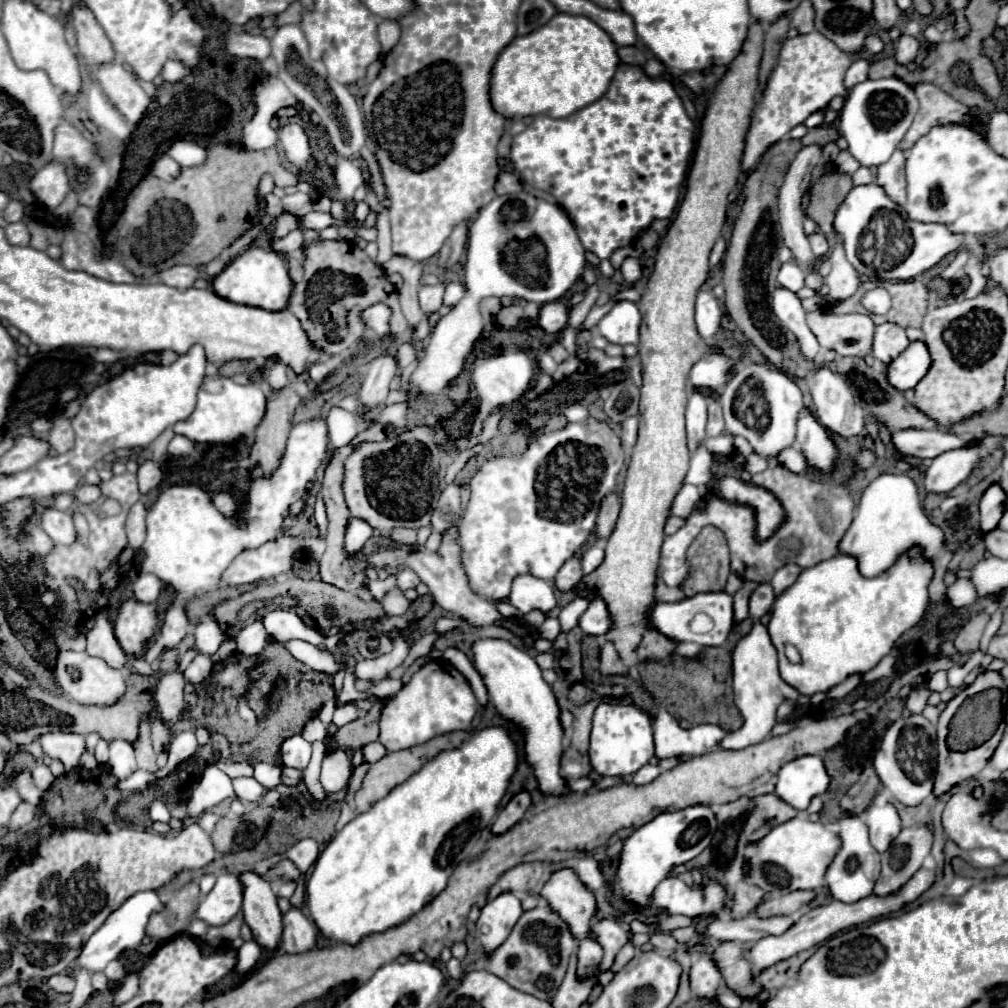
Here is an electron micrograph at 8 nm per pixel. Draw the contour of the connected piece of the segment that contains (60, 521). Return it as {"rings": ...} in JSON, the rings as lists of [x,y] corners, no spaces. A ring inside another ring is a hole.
{"rings":[[[53,506],[43,508],[41,512],[41,528],[49,534],[55,544],[71,544],[77,538],[77,530],[73,526],[73,518],[69,512],[61,512]]]}

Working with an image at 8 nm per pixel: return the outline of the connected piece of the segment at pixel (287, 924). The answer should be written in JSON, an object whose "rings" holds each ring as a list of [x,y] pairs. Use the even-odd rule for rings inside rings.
{"rings":[[[291,906],[283,914],[283,934],[281,948],[287,954],[299,954],[313,950],[317,942],[317,926],[309,916],[303,914],[299,906]]]}

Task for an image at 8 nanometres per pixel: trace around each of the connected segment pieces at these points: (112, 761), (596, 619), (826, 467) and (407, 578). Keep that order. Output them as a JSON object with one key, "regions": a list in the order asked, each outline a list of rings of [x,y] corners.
{"regions":[[[[111,740],[109,742],[109,768],[115,778],[127,778],[137,770],[133,744],[127,740]]],[[[595,596],[591,600],[585,614],[579,618],[579,626],[585,634],[591,634],[591,636],[605,636],[609,632],[609,628],[613,628],[609,608],[599,596]]],[[[801,408],[797,418],[797,446],[803,452],[807,466],[821,474],[831,474],[837,468],[839,450],[833,436],[823,428],[809,408]]],[[[401,570],[401,574],[397,576],[397,584],[401,586],[401,590],[407,590],[407,588],[417,588],[417,584],[419,584],[421,580],[419,580],[419,576],[413,572],[413,570]]]]}

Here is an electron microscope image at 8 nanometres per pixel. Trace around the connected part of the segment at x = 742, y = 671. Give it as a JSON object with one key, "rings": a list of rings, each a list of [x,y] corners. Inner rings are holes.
{"rings":[[[753,622],[751,632],[747,636],[743,636],[741,642],[735,647],[732,659],[735,706],[743,714],[745,724],[741,726],[741,730],[729,732],[723,738],[721,748],[739,750],[739,748],[747,748],[751,744],[765,740],[769,736],[771,728],[775,726],[775,710],[783,700],[789,700],[789,702],[799,704],[799,706],[811,706],[809,696],[797,692],[793,686],[789,686],[781,680],[779,668],[777,668],[777,650],[773,648],[767,626],[763,626],[761,622]]]}

